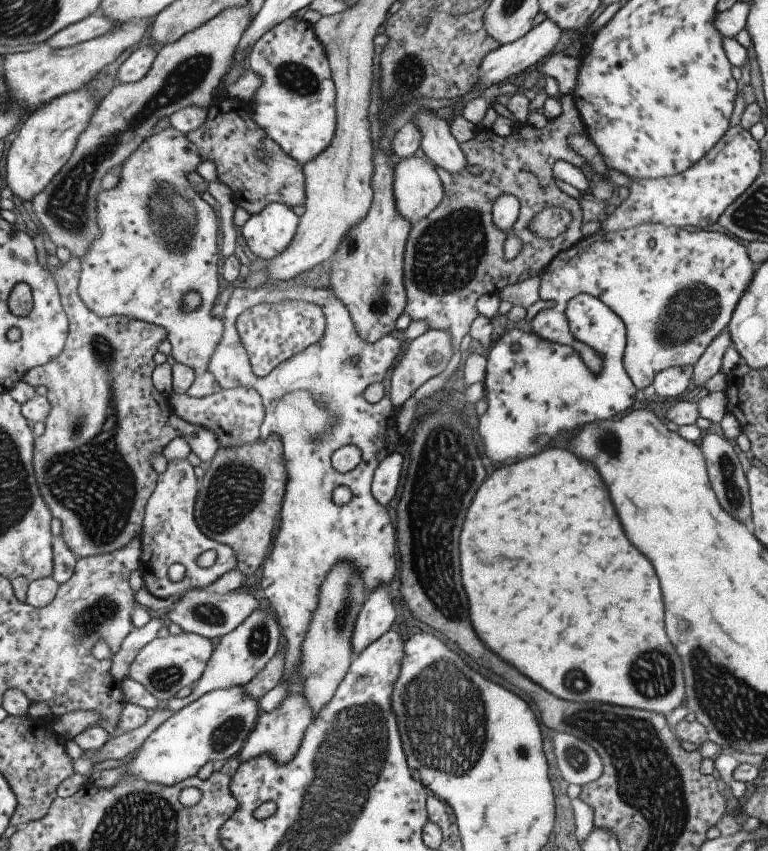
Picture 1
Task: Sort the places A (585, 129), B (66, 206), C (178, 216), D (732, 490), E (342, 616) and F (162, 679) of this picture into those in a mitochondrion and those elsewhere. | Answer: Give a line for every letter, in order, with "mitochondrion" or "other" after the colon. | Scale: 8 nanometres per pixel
A: other
B: mitochondrion
C: mitochondrion
D: mitochondrion
E: mitochondrion
F: mitochondrion

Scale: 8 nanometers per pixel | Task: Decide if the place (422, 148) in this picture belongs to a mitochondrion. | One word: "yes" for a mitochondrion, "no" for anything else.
no

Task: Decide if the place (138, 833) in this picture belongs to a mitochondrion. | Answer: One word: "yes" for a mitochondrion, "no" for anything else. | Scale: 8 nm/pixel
yes

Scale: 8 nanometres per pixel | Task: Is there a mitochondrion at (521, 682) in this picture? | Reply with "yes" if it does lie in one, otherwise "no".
no

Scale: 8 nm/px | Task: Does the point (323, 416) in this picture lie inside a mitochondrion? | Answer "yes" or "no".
yes

